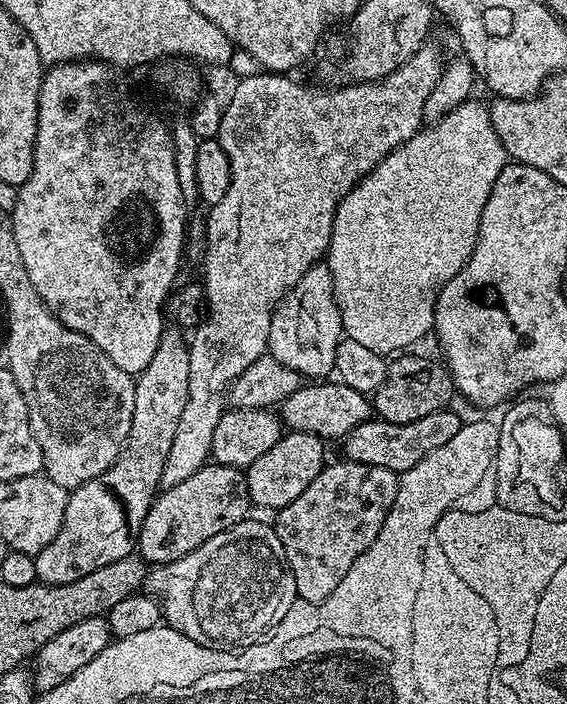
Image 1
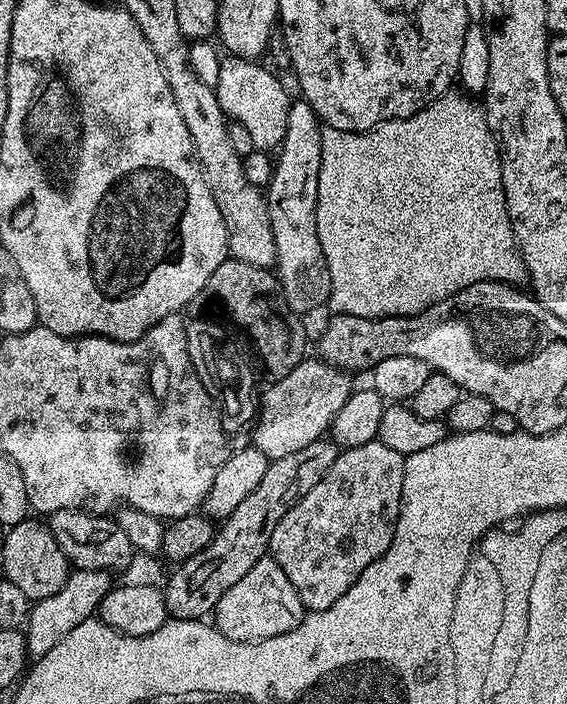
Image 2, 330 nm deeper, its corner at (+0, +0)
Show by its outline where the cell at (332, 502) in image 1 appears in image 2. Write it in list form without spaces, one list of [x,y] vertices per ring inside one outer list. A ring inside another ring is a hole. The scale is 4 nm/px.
[[[379,438],[366,442],[362,446],[343,449],[335,458],[334,466],[326,470],[322,482],[310,490],[310,494],[300,497],[296,505],[286,514],[282,514],[282,522],[274,526],[274,534],[270,534],[268,547],[271,559],[282,566],[282,574],[290,578],[294,590],[298,590],[298,598],[302,598],[308,612],[326,610],[358,582],[362,570],[370,566],[392,544],[396,523],[400,517],[402,502],[402,486],[406,482],[406,457],[398,454],[398,450],[390,450]]]

